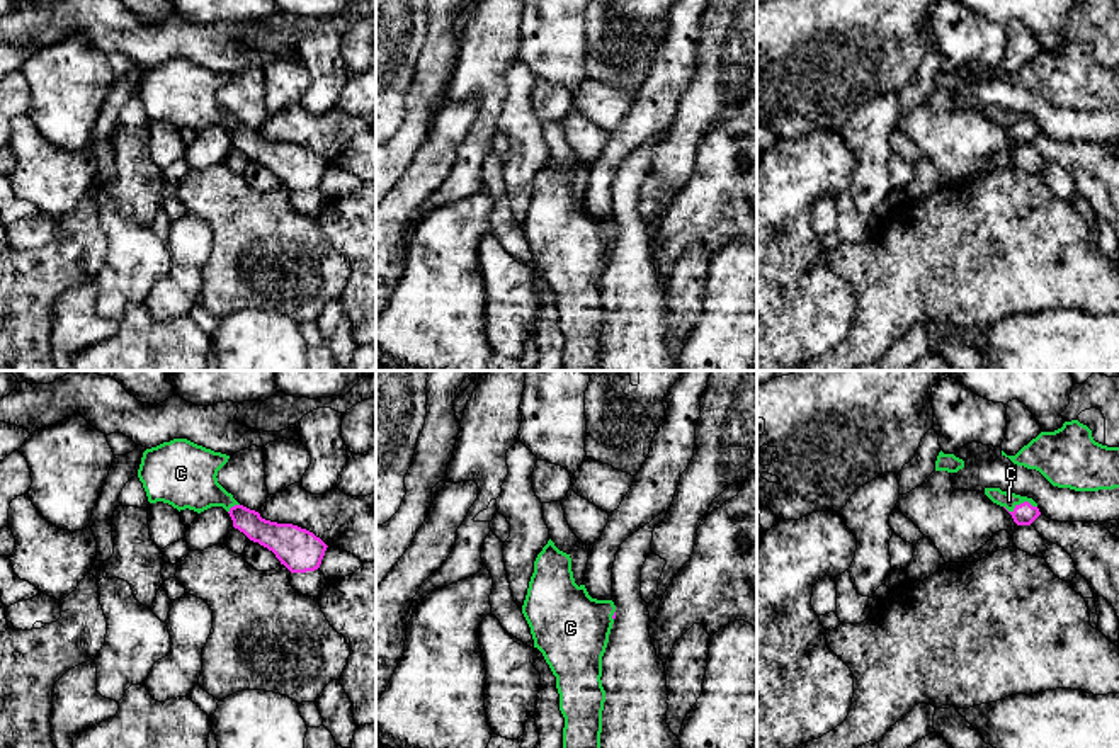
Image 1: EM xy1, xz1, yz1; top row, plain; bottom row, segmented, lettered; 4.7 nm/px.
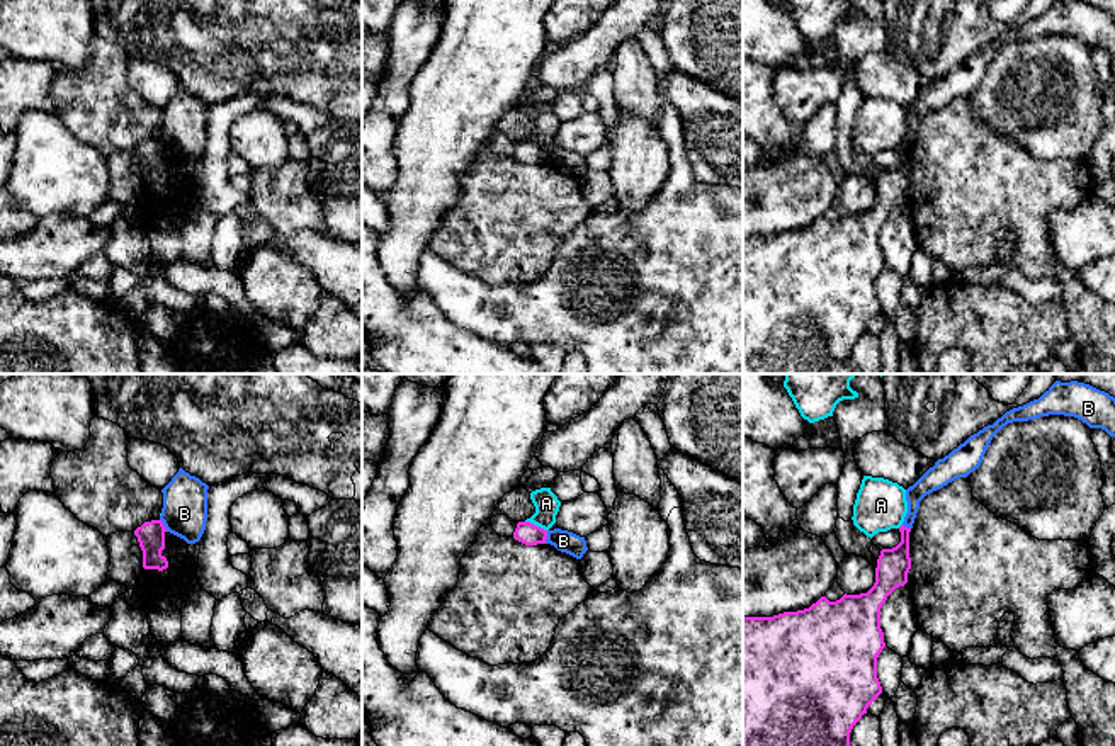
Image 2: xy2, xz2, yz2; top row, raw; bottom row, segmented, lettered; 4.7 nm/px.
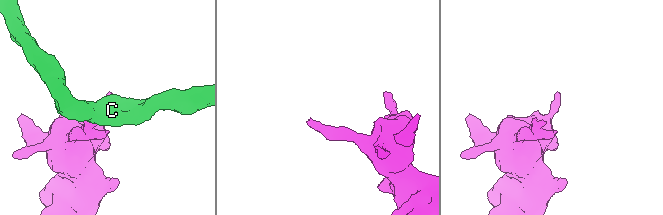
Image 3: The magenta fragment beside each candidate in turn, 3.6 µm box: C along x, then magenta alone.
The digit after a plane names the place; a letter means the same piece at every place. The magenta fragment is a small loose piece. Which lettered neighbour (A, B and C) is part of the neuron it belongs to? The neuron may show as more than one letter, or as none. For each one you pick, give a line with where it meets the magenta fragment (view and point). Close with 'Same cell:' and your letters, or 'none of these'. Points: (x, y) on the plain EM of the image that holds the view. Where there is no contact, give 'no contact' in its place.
C: yz1 (1021, 123)
Same cell: C

